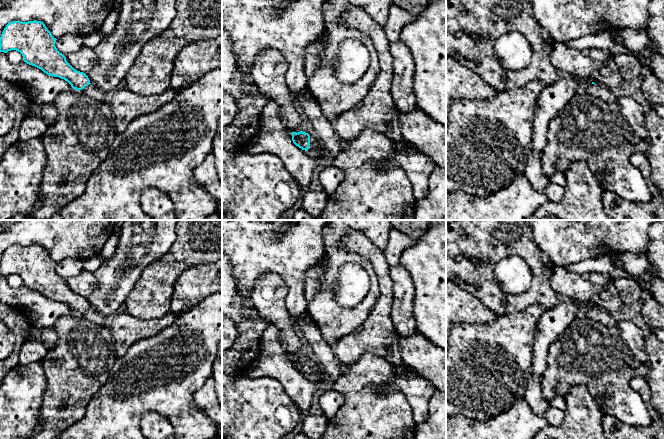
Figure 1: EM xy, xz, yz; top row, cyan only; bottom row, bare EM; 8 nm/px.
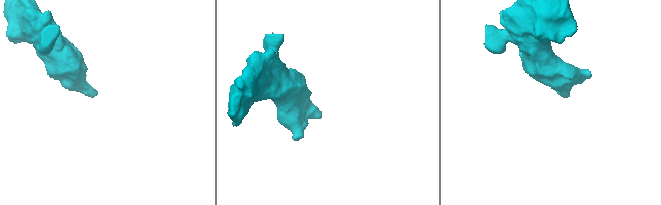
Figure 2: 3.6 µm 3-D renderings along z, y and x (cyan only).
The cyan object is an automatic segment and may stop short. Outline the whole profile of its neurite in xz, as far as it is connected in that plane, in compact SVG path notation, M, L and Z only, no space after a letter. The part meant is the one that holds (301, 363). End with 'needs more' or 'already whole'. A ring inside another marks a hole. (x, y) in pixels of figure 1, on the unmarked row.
M303 355L298 357L292 356L291 358L292 365L296 370L302 374L305 374L310 379L319 379L320 373L318 372L318 365L315 360L309 359Z | needs more

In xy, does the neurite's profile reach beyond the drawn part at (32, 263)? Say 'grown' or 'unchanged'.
grown

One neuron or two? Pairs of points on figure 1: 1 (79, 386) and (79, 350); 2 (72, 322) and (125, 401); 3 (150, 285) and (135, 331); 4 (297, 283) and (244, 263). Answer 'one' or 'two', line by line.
1: one
2: two
3: two
4: one

